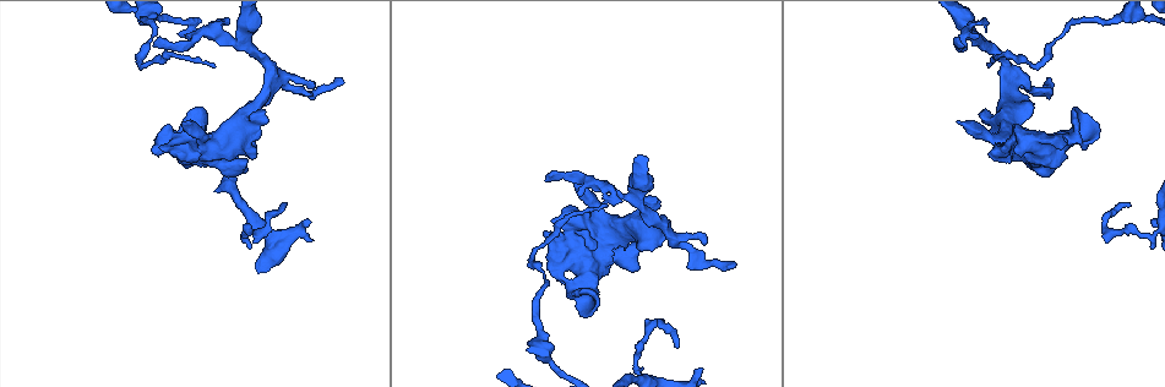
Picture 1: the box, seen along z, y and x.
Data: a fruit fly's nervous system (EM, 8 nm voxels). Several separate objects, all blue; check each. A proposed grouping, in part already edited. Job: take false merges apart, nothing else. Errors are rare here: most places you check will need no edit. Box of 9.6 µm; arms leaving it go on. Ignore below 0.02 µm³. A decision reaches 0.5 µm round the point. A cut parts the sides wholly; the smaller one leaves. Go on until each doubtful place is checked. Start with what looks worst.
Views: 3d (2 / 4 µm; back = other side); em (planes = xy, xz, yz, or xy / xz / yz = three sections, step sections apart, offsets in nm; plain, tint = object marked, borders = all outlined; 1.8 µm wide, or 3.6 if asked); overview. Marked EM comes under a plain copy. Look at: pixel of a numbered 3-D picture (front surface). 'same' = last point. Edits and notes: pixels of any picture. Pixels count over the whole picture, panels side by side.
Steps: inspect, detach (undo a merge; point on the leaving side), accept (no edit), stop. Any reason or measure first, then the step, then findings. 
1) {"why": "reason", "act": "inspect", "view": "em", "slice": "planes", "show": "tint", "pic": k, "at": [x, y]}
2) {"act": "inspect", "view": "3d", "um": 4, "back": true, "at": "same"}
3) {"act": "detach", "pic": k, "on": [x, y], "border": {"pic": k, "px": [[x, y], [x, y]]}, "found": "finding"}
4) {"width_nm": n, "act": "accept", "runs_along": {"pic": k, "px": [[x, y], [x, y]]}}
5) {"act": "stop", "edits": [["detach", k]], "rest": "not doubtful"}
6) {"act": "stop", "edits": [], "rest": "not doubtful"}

{"why": "calibre changes", "act": "inspect", "view": "3d", "um": 4, "pic": 1, "at": [591, 256]}

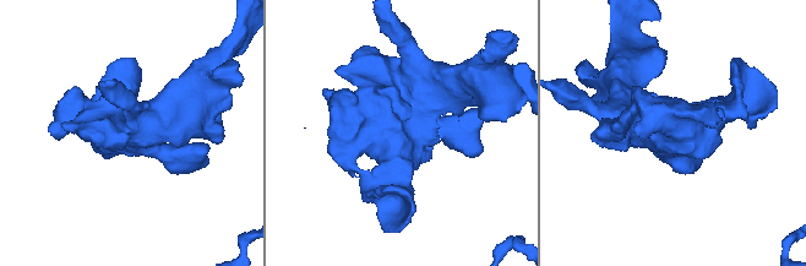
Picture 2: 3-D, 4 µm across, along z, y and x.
{"act": "inspect", "view": "em", "um": 3.6, "slice": "planes", "show": "tint", "pic": 2, "at": [671, 142]}

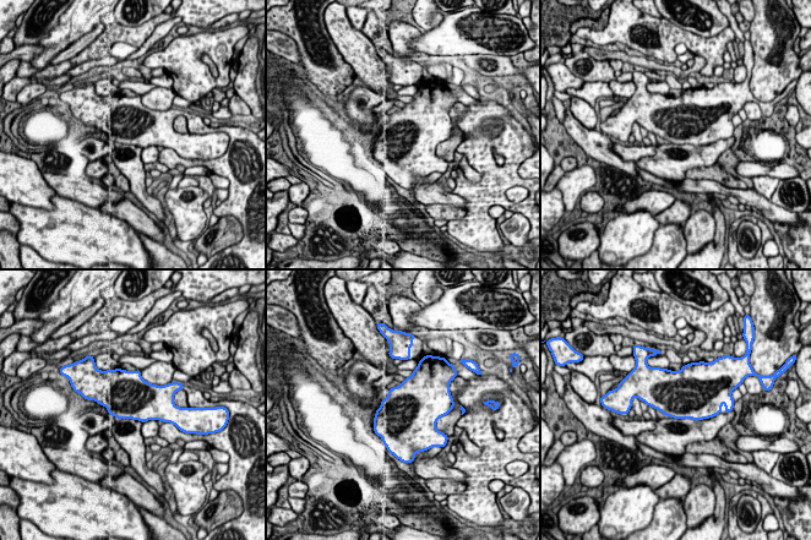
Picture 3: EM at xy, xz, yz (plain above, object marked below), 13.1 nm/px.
{"act": "accept", "found": "one cell here"}

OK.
{"why": "sudden change in width", "act": "inspect", "view": "em", "slice": "planes", "show": "tint", "pic": 1, "at": [1008, 127]}

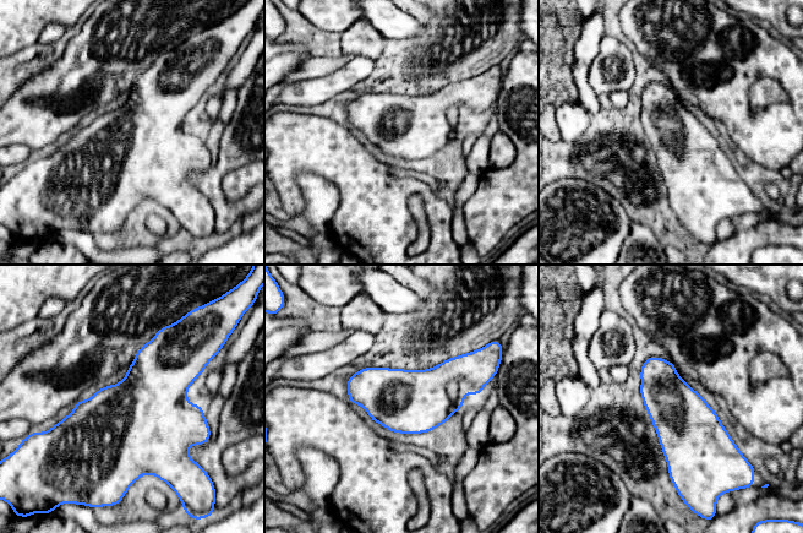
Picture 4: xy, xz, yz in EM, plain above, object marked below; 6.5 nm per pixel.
{"act": "accept", "found": "one cell here"}

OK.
{"why": "calibre changes", "act": "inspect", "view": "em", "slice": "planes", "show": "tint", "pic": 1, "at": [572, 219]}

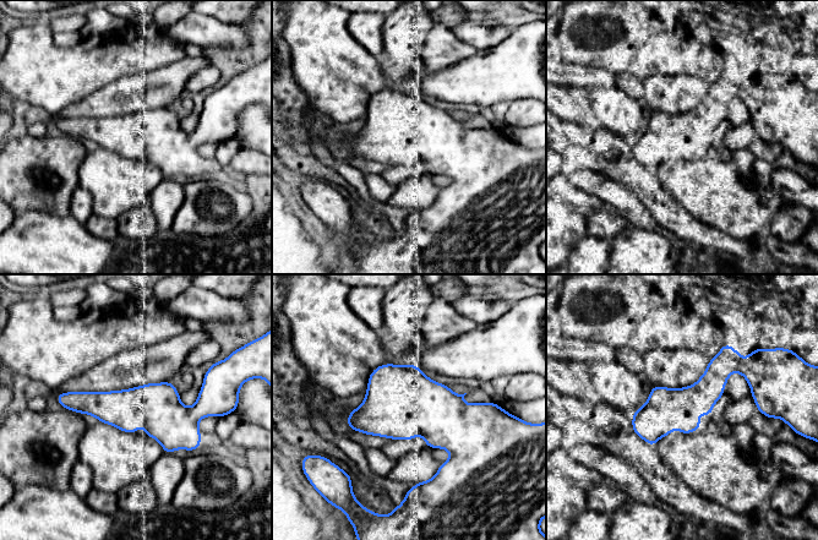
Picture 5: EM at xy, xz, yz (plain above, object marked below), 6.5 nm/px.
{"act": "accept", "runs_along": {"pic": 5, "px": [[63, 398], [162, 413], [208, 405]]}, "found": "continuous, no second cell"}

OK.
{"act": "stop", "edits": [], "rest": "not doubtful"}

